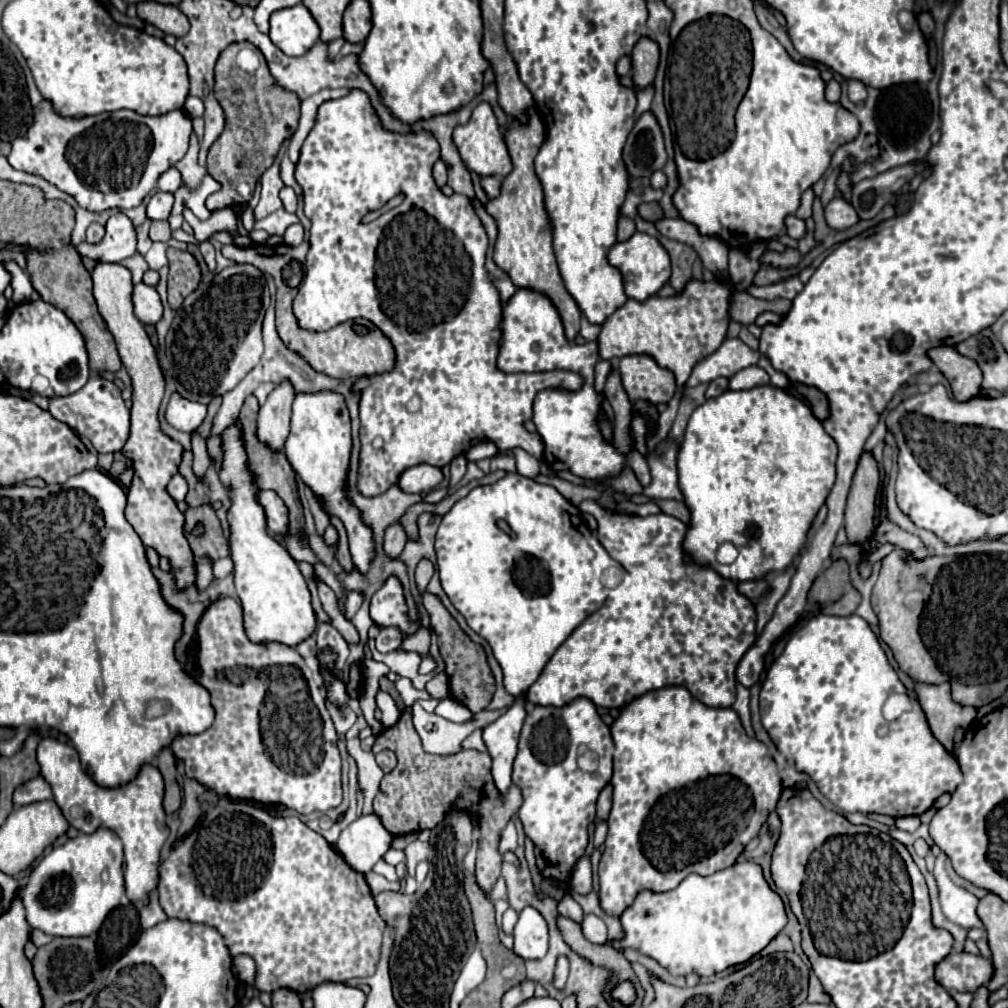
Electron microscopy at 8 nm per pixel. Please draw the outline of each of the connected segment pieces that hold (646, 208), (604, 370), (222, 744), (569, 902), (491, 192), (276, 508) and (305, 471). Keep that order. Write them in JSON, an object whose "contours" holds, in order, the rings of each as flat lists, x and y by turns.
{"contours":[[[643,203,639,207,639,215,641,215,641,219,651,221,651,223,657,223,663,217,663,213,661,213,661,209,659,209,657,203]],[[599,360,595,365,595,391,601,391,603,389,603,381,607,379,607,373,611,372,613,366,610,361]],[[221,597,221,599,217,599,215,603,209,605,207,613,199,621,197,633,199,633,199,657,197,659,199,659,199,667,203,671,203,675,197,677,197,681,201,685,205,685,207,691,211,693,211,703,213,703,217,715,215,715,215,723,207,731,203,731,199,735,183,735,183,737,177,737,173,741,173,747,171,747,173,755,185,763,187,777,193,777,201,785,205,785,207,789,213,789,215,793,227,795,231,799,257,801,257,803,263,803,263,805,269,805,269,803,285,805,285,807,295,809,303,815,309,815,313,811,327,811,327,809,337,807,341,803,341,757,339,757,339,749,337,749,337,733,335,733,333,721,327,713,325,697,319,691,319,685,313,677,313,671,303,663,301,655,293,647,283,645,283,643,253,643,253,641,249,641,249,637,245,635,245,629,243,629,243,609,231,597]],[[569,893,559,901,559,913,561,913,563,917,569,917,569,919,577,921,577,923,581,923,581,919,583,919,581,907,571,899,571,895,569,895]],[[483,177,483,179,481,179,481,187,485,189,487,197,493,199,493,197,497,197,499,191,501,191,501,181,499,181,497,177]],[[261,491,259,493,259,503,265,507,265,515,267,515,267,527,273,535,287,539,287,531,289,531,289,511,287,505,283,503,283,499,275,493,275,491]],[[335,391,297,393,293,401,291,431,283,451,289,463,293,465,295,473,299,475,299,479,307,483,313,489,313,493,325,501,325,507,331,515,337,515,343,521,349,535,353,565,361,573,367,573,375,557,371,529,361,523,361,513,343,491,349,467,349,455,351,455,351,419,349,419,349,409,345,405,345,397]]]}

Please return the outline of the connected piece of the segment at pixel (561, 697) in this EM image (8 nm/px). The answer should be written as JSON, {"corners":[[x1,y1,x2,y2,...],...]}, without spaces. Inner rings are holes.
{"corners":[[581,501,579,509,583,509,585,513,591,513,599,527,597,527,597,537,601,541,601,545,605,547,605,551,609,553,611,559,615,559,629,576,624,576,623,581,617,587,612,589,612,595,603,603,603,607,599,611,595,611,593,615,589,615,571,635,569,639,555,651,555,655,551,657,551,661,547,663,547,667,543,669,541,677,531,685,531,689,527,691,527,699,535,705,567,705,567,701,573,701,575,697,587,697,591,699,595,705,599,707,623,707,625,703,629,703,631,699,653,691,653,689,661,689,661,687,669,687,669,685,681,685,685,689,689,689,689,693,699,699,701,703,709,705,709,707,731,707,735,703,735,669,737,663,741,661,741,657,745,655,745,651,751,647,751,643,757,639,755,635,755,621,757,621,757,613,755,613,755,605,753,601,749,601,745,595,741,595,737,591,737,583,727,581,723,577,719,577,713,569,709,567,697,567,693,561,689,561,683,555,683,537,685,537,685,523,679,521,677,517,665,515,665,513,657,513,657,515,647,515,647,517,639,517,639,515,623,515,623,513,615,513,615,511,605,511,603,507,599,507,595,501]]}

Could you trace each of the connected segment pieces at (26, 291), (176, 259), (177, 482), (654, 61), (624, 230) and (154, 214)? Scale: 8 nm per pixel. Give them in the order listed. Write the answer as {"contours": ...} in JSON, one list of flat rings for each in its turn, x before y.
{"contours":[[[15,261,5,263,5,269,11,273,11,287,13,287,13,301,15,303,25,303,31,293,33,293,33,285,29,281,29,277,19,269,19,265]],[[169,247,167,257,169,257,169,305,173,309,179,309,183,299,197,289,201,271,195,257,187,251]],[[177,473,177,475,169,481,167,491,169,491,169,495,171,495,175,501,183,501,185,495,187,495,187,481]],[[641,37,631,53,633,61,633,81,635,89,645,89,653,83,659,65,659,45,649,37]],[[619,217,619,229,617,229,617,239,619,241,627,241,633,233,635,233,635,223,627,217]],[[157,191,147,205,147,217,149,219,167,219,173,207,173,193]]]}

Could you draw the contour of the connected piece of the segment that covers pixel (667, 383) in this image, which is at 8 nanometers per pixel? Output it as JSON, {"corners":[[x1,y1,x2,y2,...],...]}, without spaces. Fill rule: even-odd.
{"corners":[[649,355,623,357,619,361,619,373,631,403,639,399,647,399,655,405,667,403,677,389,675,375,669,369,659,367]]}

